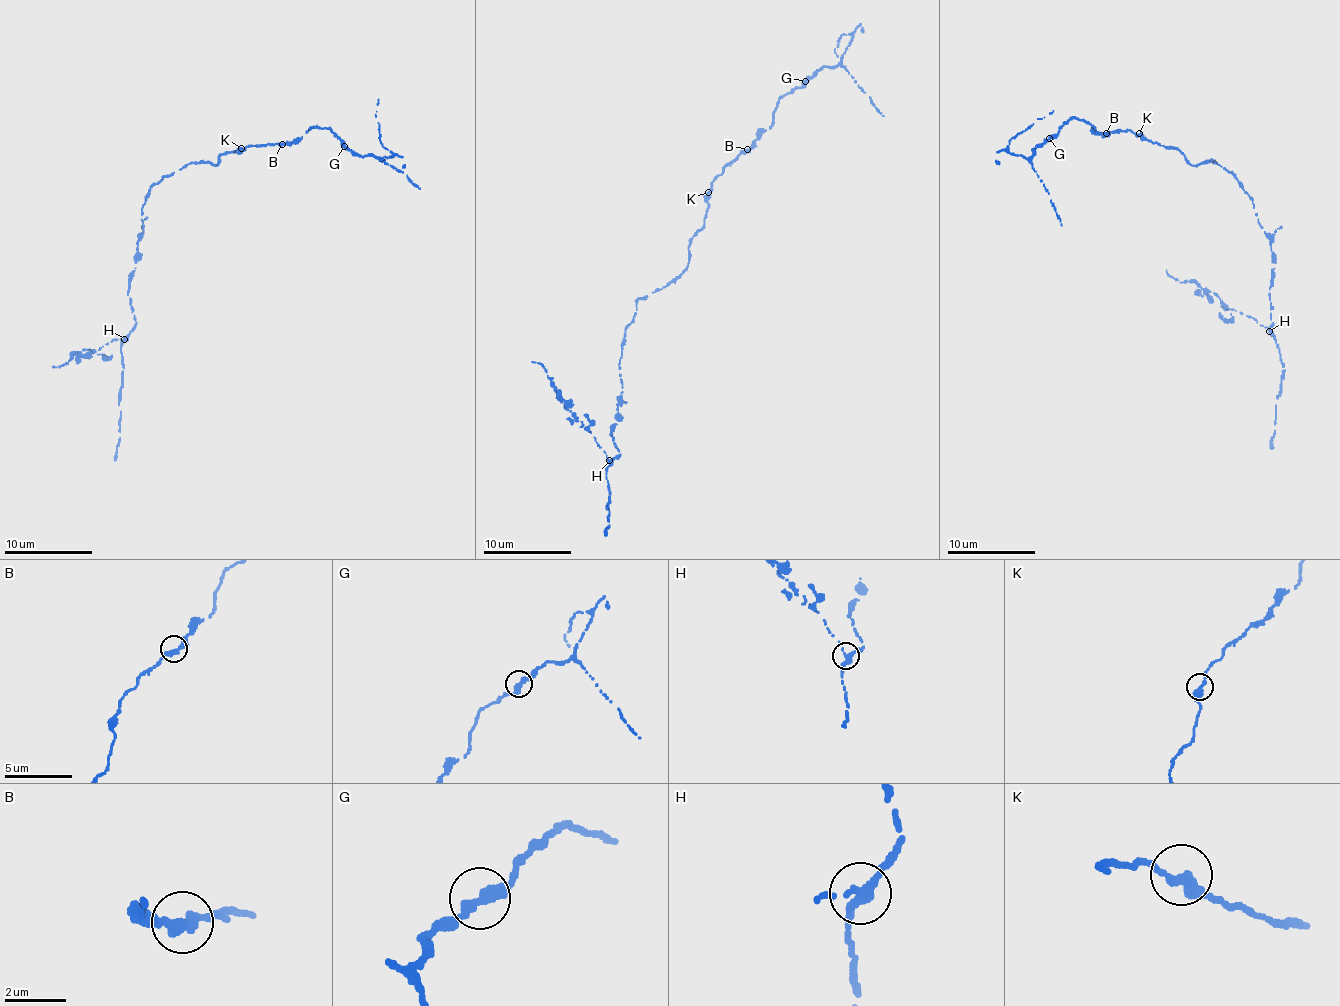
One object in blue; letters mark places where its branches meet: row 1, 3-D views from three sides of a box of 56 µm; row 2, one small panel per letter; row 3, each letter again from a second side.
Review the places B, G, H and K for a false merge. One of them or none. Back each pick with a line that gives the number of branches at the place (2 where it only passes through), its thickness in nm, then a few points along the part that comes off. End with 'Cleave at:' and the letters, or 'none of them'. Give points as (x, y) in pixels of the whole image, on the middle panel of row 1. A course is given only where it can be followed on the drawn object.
H: Branches: 2. Thickness 320 nm. Course of the part to remove: (608, 460), (552, 385), (546, 371), (532, 362)
Cleave at: H

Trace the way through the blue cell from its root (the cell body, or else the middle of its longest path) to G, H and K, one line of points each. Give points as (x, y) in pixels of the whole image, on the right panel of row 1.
G: (1211, 161), (1193, 166), (1180, 150), (1126, 130), (1108, 135), (1093, 131), (1085, 121), (1072, 118), (1049, 138)
H: (1211, 161), (1232, 174), (1252, 197), (1258, 224), (1271, 240), (1273, 284), (1269, 289), (1269, 330)
K: (1211, 161), (1191, 165), (1180, 150), (1148, 141), (1139, 133)

